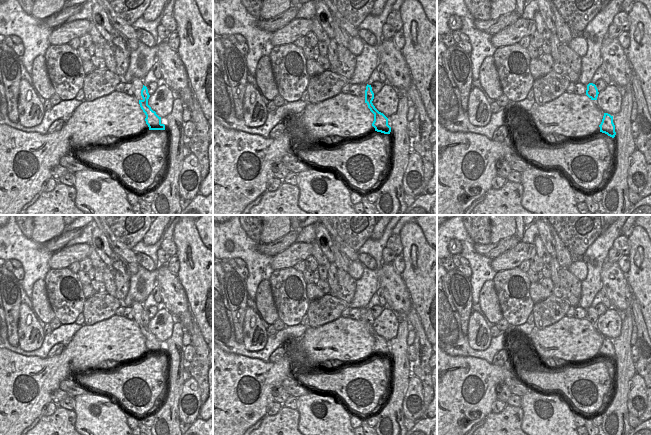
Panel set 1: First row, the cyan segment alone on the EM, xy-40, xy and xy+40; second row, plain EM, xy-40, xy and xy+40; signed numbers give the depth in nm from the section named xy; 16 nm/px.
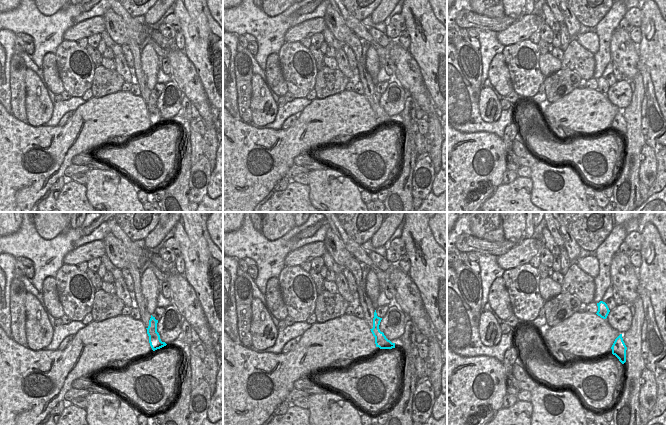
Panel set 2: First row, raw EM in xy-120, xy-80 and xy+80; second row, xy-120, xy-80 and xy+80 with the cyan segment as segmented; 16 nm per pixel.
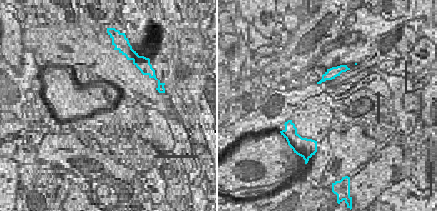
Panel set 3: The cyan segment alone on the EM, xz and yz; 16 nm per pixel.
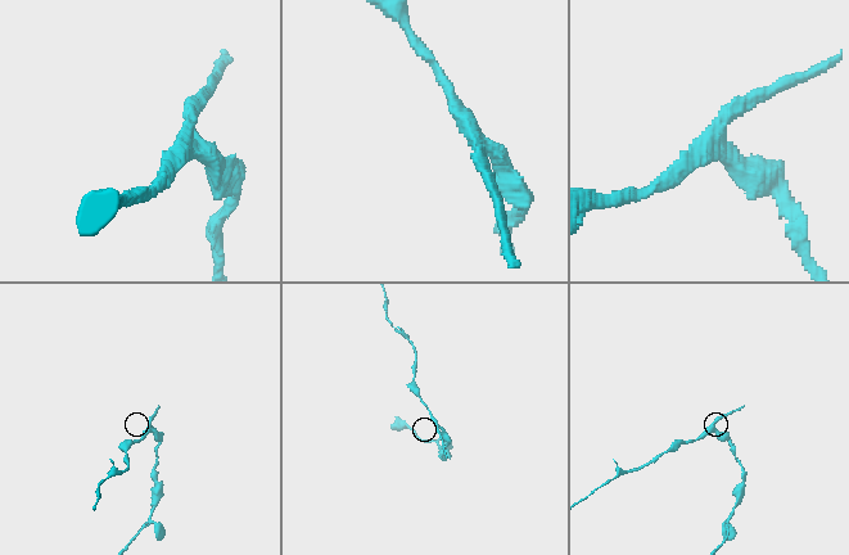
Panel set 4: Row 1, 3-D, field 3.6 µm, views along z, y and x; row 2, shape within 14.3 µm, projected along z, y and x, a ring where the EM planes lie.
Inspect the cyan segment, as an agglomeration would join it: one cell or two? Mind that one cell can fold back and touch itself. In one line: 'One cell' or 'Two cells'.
Two cells.

